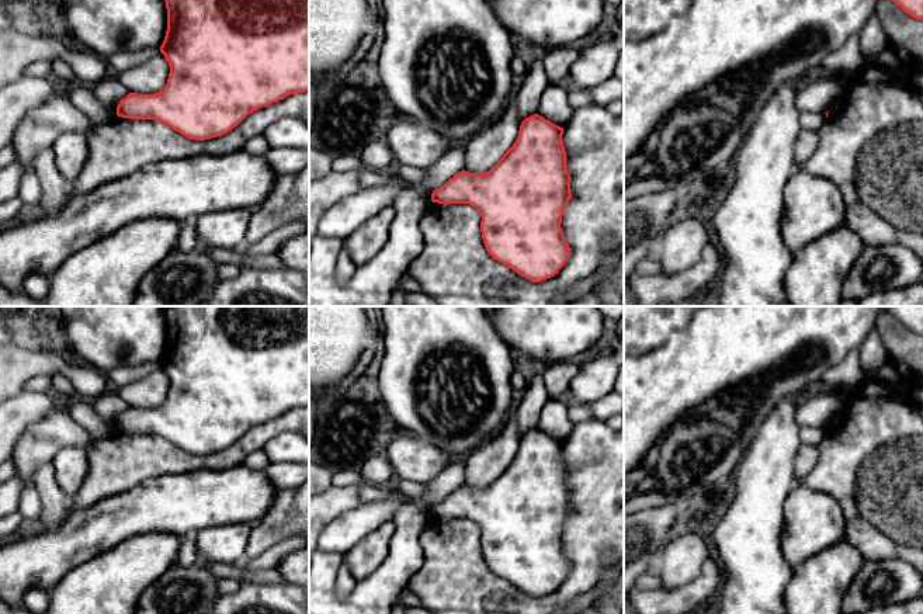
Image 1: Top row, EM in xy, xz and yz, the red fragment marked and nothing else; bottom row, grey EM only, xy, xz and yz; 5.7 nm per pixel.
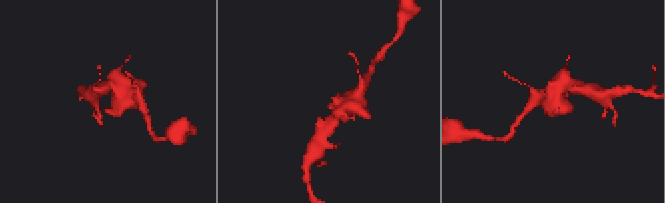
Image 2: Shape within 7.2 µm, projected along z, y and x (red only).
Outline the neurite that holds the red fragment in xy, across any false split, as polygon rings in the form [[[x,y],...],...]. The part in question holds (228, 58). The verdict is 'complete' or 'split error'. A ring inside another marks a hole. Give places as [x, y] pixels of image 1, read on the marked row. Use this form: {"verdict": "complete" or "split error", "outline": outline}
{"verdict": "complete", "outline": [[[164,0],[167,31],[160,52],[170,66],[166,86],[155,94],[129,93],[117,115],[155,119],[188,139],[222,136],[249,114],[291,94],[309,91],[309,0]]]}

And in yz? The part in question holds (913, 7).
{"verdict": "complete", "outline": [[[892,0],[906,14],[916,20],[923,20],[923,0]]]}

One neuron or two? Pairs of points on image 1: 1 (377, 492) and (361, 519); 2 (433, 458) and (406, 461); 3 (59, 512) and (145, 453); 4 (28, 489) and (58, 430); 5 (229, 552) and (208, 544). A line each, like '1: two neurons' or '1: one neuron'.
1: two neurons
2: one neuron
3: two neurons
4: one neuron
5: one neuron

